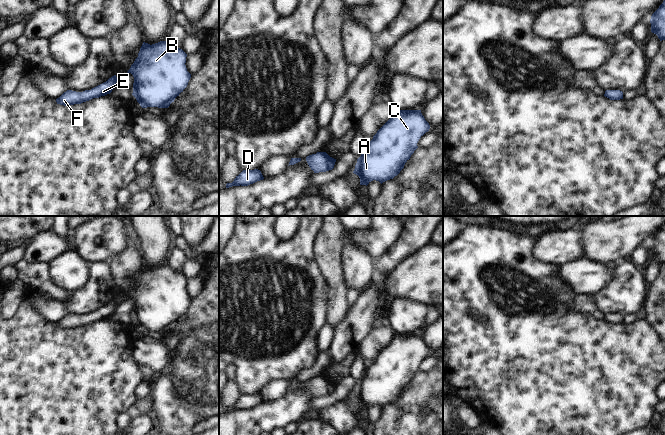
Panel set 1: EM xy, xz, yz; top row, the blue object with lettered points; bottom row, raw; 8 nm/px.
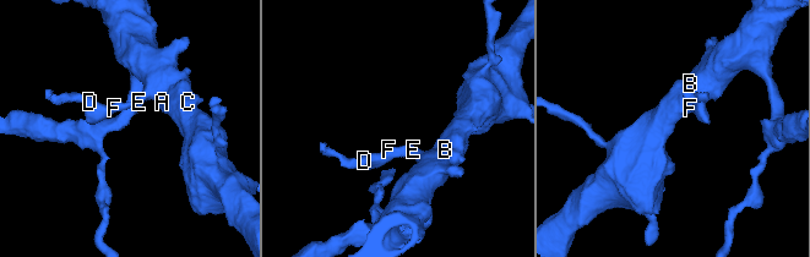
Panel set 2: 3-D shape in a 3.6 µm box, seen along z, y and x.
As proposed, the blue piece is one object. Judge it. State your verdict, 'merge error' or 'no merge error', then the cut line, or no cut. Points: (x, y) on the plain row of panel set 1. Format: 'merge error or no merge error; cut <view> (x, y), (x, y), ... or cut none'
no merge error; cut none

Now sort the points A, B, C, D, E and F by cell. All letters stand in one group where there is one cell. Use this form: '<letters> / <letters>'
A B C D E F

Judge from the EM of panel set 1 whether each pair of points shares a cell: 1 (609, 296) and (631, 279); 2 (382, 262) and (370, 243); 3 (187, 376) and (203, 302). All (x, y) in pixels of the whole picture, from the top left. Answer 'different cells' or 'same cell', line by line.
1: same cell
2: different cells
3: same cell

